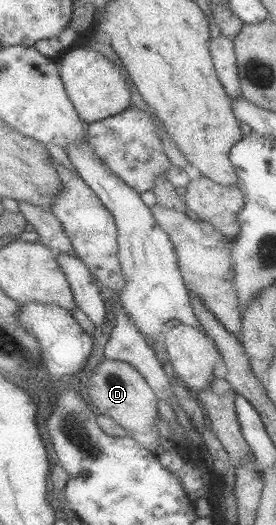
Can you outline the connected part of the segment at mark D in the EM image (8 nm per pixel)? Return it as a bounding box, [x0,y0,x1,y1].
[85,357,160,452]

